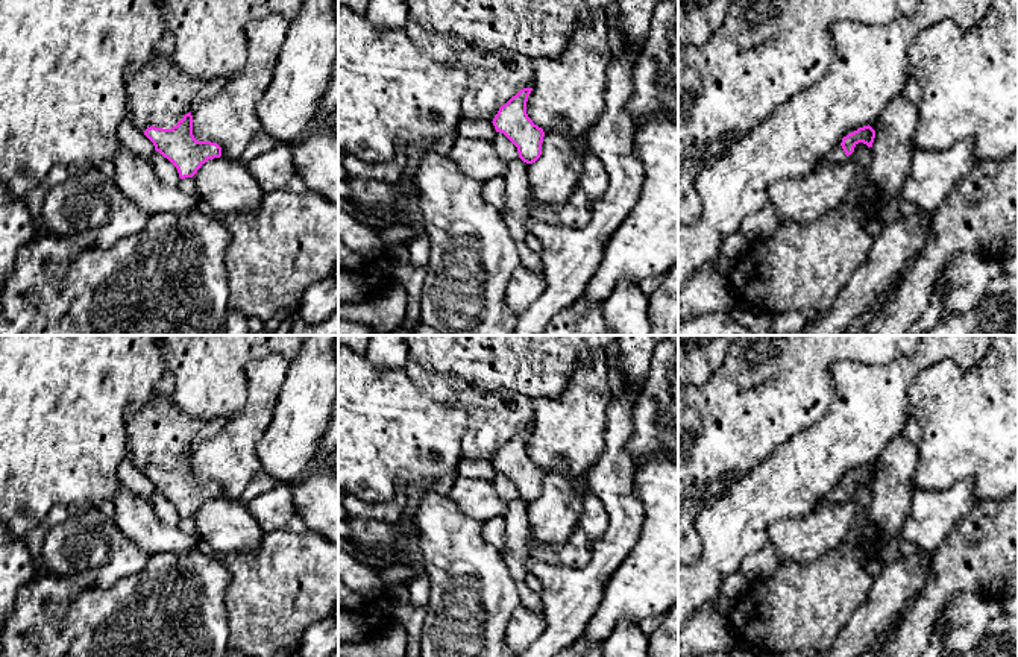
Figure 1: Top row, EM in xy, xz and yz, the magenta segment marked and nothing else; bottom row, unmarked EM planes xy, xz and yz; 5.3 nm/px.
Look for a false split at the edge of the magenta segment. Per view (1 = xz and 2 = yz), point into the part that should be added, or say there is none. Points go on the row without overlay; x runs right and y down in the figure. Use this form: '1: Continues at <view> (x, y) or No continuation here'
1: No continuation here
2: Continues at yz (836, 495)

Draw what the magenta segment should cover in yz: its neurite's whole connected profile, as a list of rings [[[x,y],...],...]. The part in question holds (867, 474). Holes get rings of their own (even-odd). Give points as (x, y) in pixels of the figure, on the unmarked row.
[[[869,464],[859,467],[857,470],[844,476],[839,486],[828,490],[822,496],[821,502],[842,504],[847,501],[847,496],[854,492],[854,487],[859,483],[863,483],[868,487],[872,487],[874,478],[875,478],[875,470]]]

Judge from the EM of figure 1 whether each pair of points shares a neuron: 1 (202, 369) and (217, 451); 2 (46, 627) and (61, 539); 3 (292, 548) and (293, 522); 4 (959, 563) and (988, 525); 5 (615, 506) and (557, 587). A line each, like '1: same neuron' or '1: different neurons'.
1: different neurons
2: different neurons
3: different neurons
4: same neuron
5: same neuron

